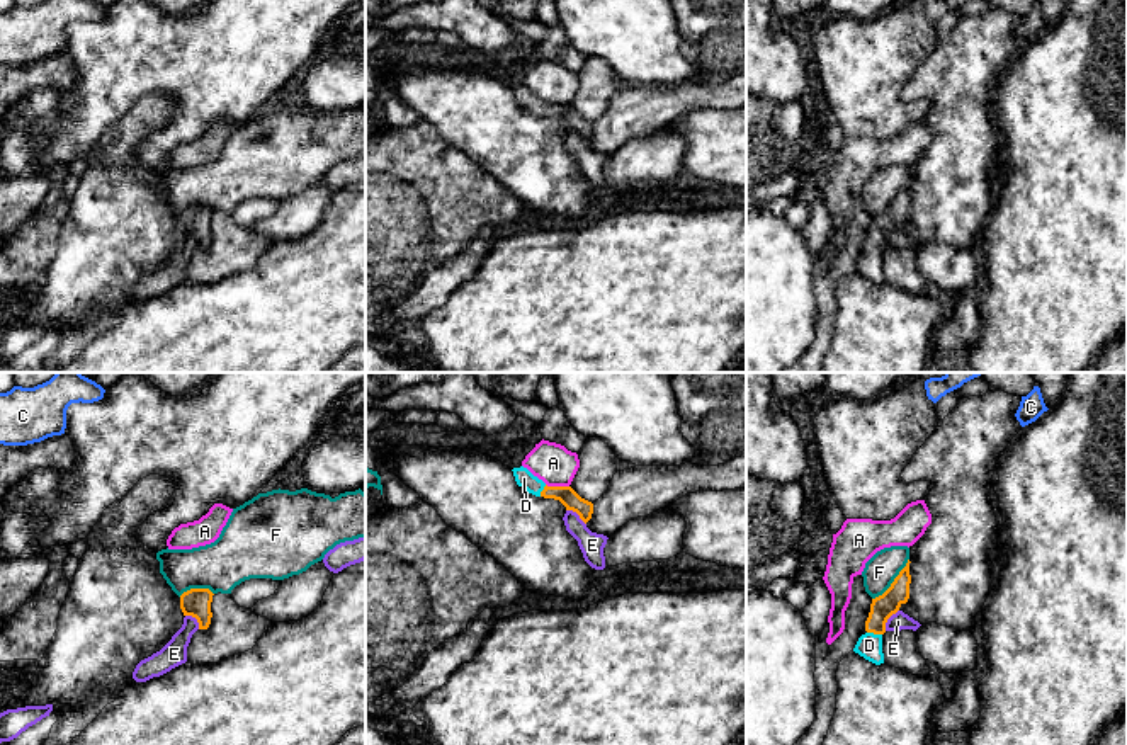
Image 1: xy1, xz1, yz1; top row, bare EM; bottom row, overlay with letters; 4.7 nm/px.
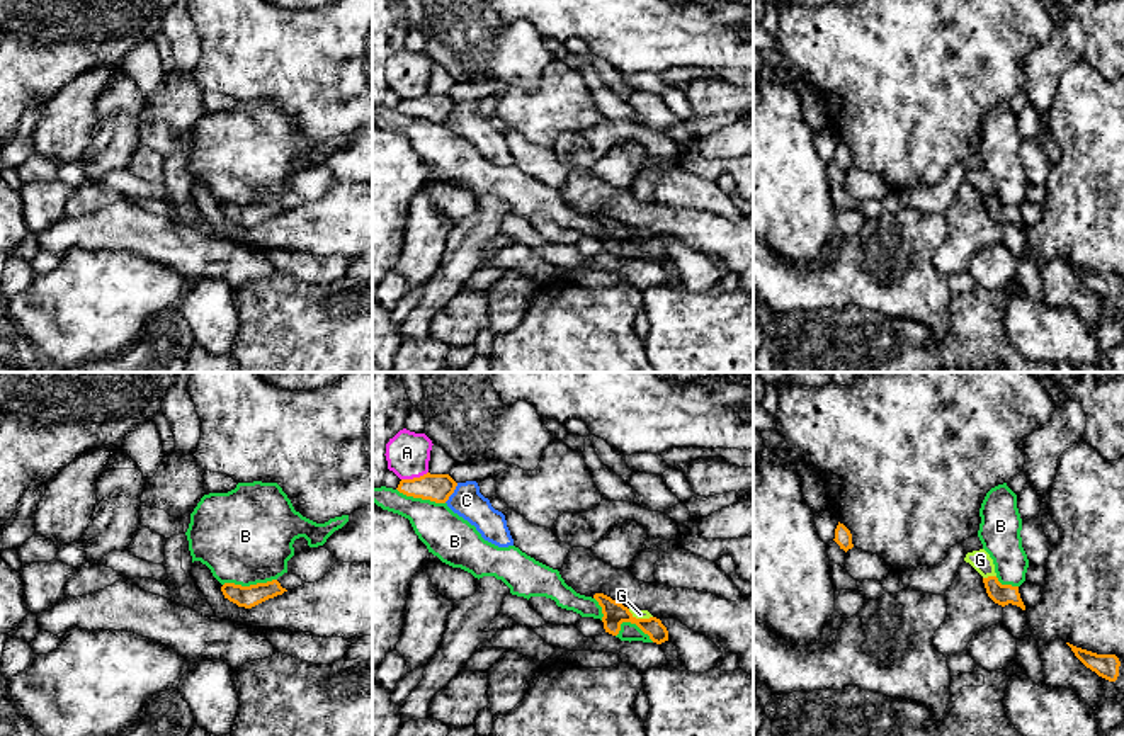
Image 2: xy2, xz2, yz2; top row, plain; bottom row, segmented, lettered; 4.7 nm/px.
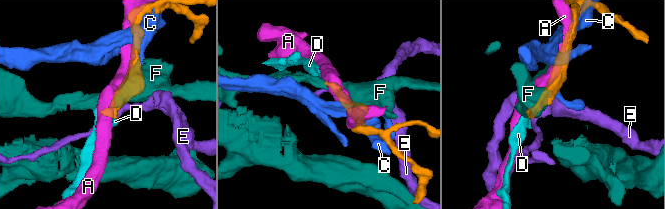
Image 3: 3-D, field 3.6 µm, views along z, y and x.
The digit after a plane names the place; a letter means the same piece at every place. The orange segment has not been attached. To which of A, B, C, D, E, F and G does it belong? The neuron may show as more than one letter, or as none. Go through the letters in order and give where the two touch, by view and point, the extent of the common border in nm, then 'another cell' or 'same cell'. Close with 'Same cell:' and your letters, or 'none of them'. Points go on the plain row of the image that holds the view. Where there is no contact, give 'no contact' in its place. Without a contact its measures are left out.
A: contact xz2 (414, 97); length 130 nm; another cell
B: contact xy2 (250, 204); length 260 nm; another cell
C: contact xz2 (453, 111); length 120 nm; another cell
D: contact yz1 (874, 252); length 70 nm; same cell
E: contact yz1 (888, 237); length 120 nm; another cell
F: contact yz1 (894, 199); length 260 nm; another cell
G: contact yz2 (988, 196); length 70 nm; another cell
Same cell: D

